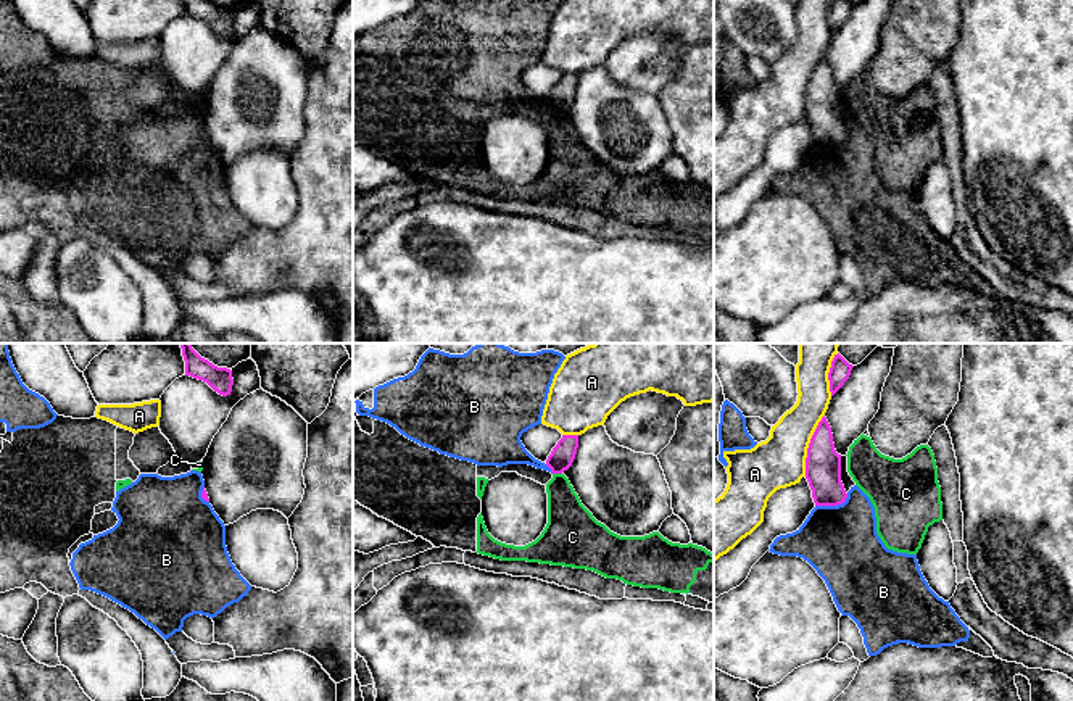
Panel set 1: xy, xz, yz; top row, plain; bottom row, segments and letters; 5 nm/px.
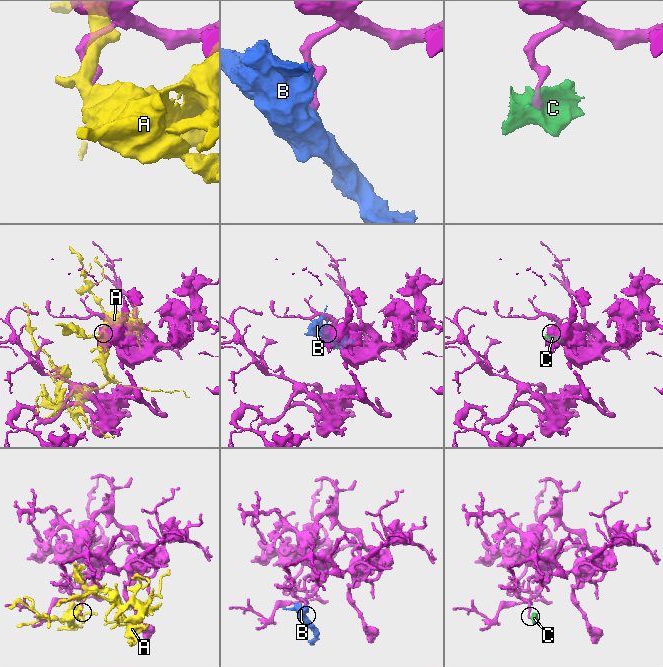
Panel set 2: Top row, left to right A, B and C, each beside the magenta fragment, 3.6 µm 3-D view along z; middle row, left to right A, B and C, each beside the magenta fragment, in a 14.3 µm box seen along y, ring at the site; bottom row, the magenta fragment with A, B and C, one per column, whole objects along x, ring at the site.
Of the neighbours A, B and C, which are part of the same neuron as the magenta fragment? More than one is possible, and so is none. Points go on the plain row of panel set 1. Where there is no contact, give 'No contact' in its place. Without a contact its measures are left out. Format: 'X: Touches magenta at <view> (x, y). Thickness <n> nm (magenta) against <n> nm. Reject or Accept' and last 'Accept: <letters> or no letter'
A: Touches magenta at yz (809, 84). Thickness 180 nm (magenta) against 260 nm. Reject
B: Touches magenta at yz (833, 144). Thickness 180 nm (magenta) against 360 nm. Reject
C: Touches magenta at xz (558, 111). Thickness 120 nm (magenta) against 220 nm. Reject
Accept: no letter

